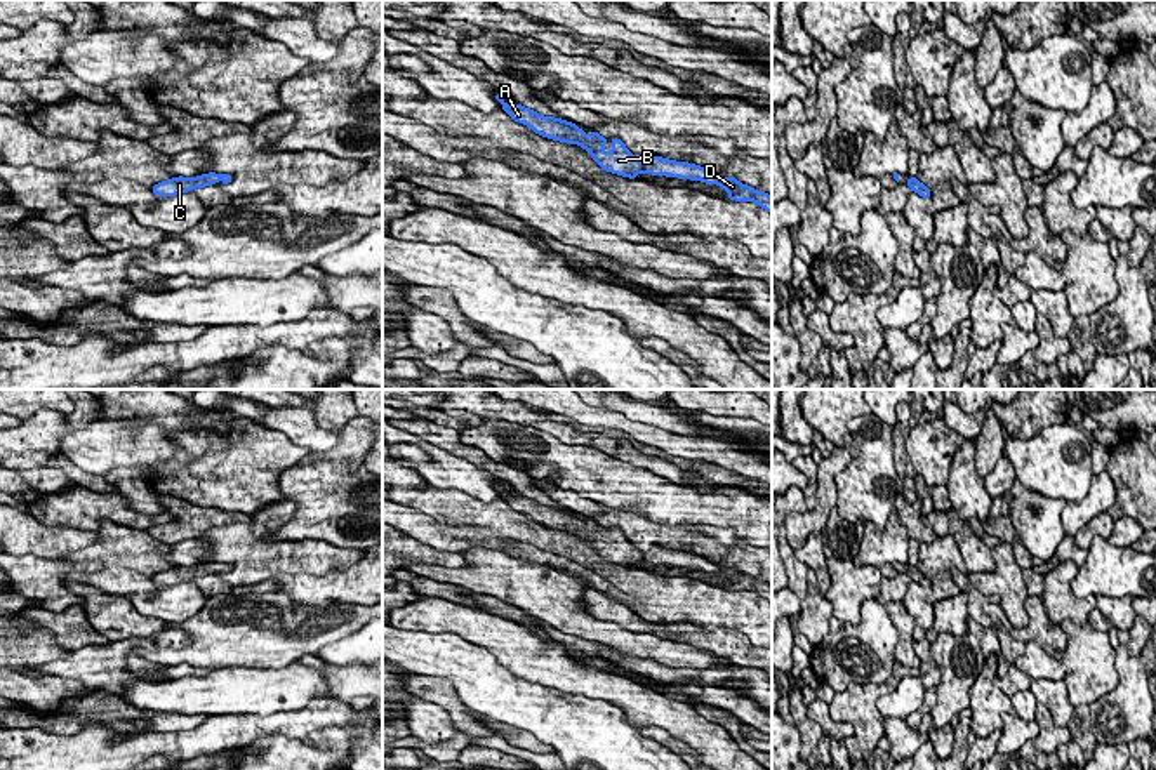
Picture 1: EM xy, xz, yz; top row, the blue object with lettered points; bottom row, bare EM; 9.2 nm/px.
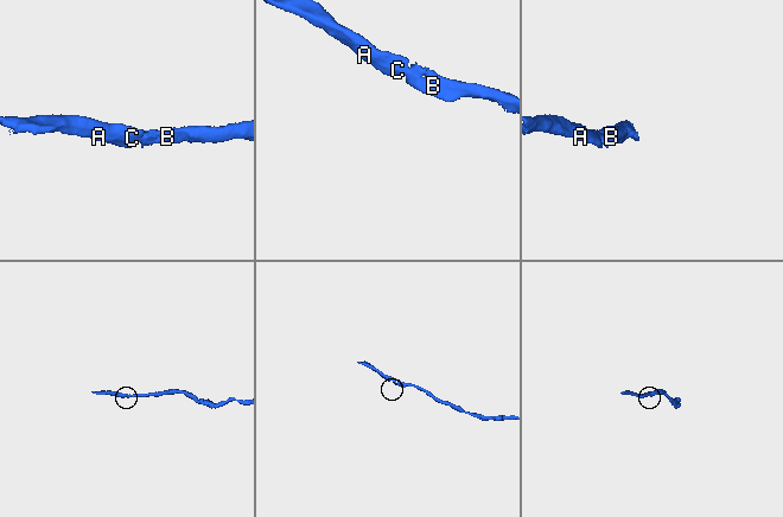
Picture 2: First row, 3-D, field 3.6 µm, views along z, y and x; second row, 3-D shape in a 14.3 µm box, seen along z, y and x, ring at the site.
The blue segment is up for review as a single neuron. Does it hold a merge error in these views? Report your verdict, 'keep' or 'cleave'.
keep

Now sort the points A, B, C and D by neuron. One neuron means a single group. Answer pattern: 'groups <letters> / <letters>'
groups A B C D

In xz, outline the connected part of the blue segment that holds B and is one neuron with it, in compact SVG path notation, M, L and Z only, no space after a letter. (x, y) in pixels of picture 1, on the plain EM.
M494 483L494 488L502 494L502 499L515 511L530 516L539 525L568 534L579 534L582 539L589 541L593 549L607 561L614 561L629 568L636 568L638 563L647 561L652 565L668 565L702 570L706 574L718 574L721 579L728 581L730 589L754 591L772 603L772 586L765 581L756 581L754 577L739 572L735 567L720 567L704 556L688 551L668 549L662 546L652 546L648 553L643 553L617 527L612 527L612 541L605 542L603 537L607 534L607 527L601 527L596 520L593 520L591 525L586 525L584 520L577 518L572 511L542 506L522 494L509 495L504 492L504 485L501 483Z

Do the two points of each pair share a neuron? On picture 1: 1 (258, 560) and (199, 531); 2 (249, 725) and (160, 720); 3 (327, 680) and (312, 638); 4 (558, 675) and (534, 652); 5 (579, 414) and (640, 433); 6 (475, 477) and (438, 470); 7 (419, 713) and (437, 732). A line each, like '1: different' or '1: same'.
1: different
2: different
3: different
4: same
5: same
6: same
7: same

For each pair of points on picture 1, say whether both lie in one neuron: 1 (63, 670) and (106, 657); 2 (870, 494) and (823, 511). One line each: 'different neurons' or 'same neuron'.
1: same neuron
2: different neurons

